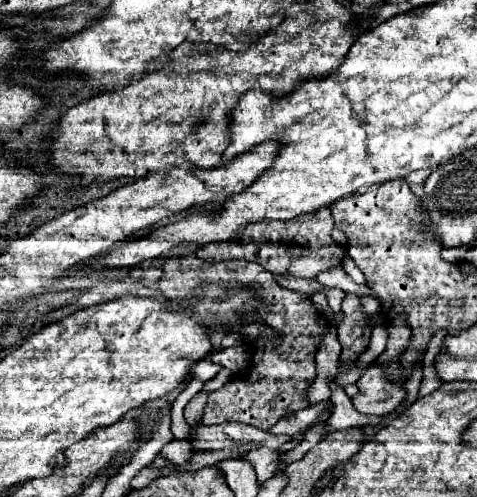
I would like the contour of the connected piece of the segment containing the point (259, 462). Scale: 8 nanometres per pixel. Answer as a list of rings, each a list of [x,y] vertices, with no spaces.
[[[260,447],[260,449],[252,449],[248,453],[244,453],[240,459],[250,461],[258,473],[258,481],[266,481],[270,479],[270,475],[274,475],[276,471],[276,457],[272,457],[272,449],[268,447]]]

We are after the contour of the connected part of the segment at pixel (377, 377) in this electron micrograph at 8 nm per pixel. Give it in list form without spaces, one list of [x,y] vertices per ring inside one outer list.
[[[378,361],[366,367],[366,373],[356,385],[360,393],[352,399],[352,403],[360,413],[366,415],[388,415],[396,411],[406,399],[406,389],[390,381],[386,375],[386,365]]]

